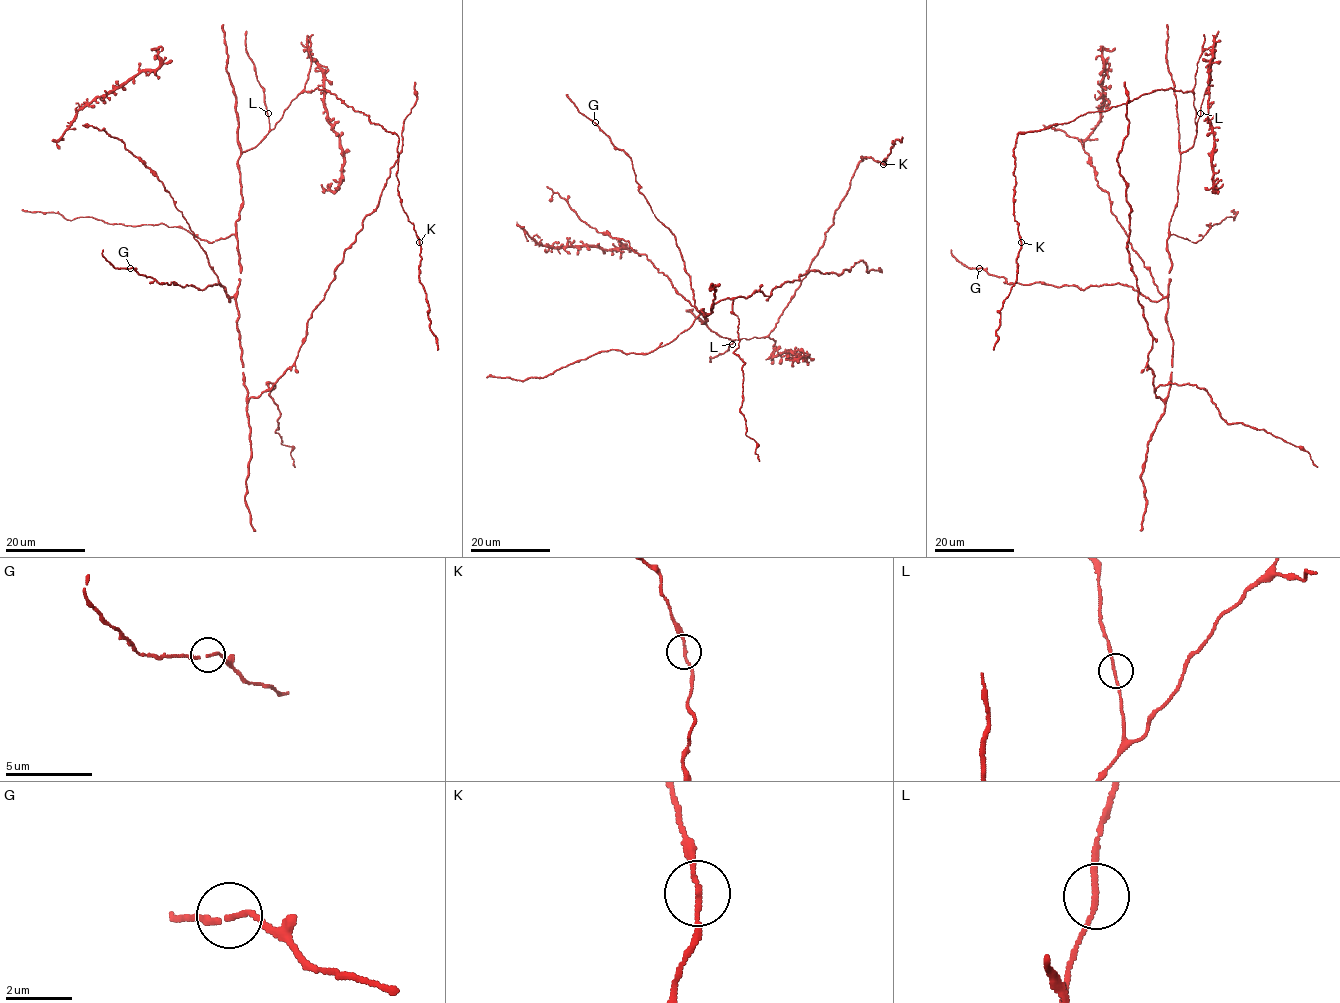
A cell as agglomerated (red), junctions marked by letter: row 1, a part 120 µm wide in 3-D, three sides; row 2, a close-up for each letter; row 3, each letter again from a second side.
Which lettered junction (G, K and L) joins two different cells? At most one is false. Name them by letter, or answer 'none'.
none

